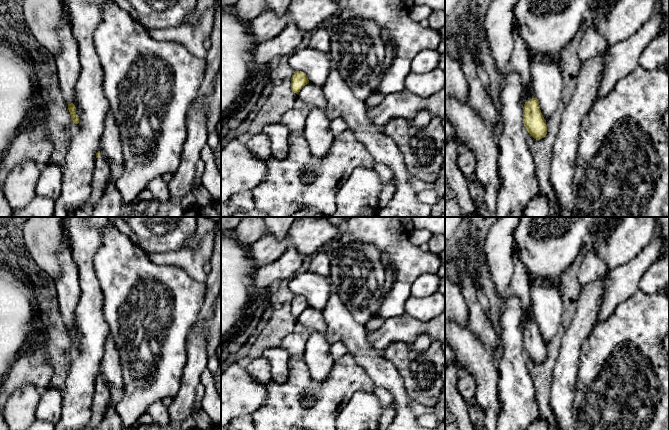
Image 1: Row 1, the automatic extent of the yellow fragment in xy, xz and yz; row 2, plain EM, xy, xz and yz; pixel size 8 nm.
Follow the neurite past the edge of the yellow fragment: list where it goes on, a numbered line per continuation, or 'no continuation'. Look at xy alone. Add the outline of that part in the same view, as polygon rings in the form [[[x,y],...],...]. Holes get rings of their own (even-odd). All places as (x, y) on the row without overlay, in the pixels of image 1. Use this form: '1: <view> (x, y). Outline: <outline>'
1: xy (68, 287). Outline: [[[64,217],[61,218],[61,229],[62,229],[62,245],[61,250],[58,253],[58,260],[61,266],[61,276],[56,281],[57,288],[57,300],[59,302],[60,313],[64,324],[67,328],[71,328],[74,325],[74,313],[76,309],[76,305],[79,301],[81,288],[79,283],[79,274],[78,267],[73,259],[72,250],[69,244],[69,239],[62,227],[62,221]]]
2: xy (101, 398). Outline: [[[100,375],[100,381],[95,384],[93,403],[91,407],[92,416],[86,430],[94,430],[99,425],[107,411],[110,400],[111,394],[109,386],[105,382],[103,376]]]

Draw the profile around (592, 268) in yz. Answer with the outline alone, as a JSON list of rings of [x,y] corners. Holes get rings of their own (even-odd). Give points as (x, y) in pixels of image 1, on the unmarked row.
[[[594,250],[585,254],[578,272],[578,281],[582,288],[607,274],[606,264],[597,256]]]

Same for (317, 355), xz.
[[[313,332],[307,339],[303,358],[313,380],[325,381],[335,363],[330,352],[331,344],[325,336]]]

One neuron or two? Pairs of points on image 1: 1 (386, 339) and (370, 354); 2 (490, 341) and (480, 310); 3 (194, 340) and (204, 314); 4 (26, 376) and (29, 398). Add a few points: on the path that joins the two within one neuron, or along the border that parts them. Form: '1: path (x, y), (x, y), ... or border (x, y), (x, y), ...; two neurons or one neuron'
1: border (365, 333), (366, 340), (382, 356); two neurons
2: path (486, 333), (480, 325), (480, 318); one neuron
3: path (195, 334), (197, 323), (200, 320); one neuron
4: border (40, 392), (33, 385), (26, 384), (10, 396); two neurons

